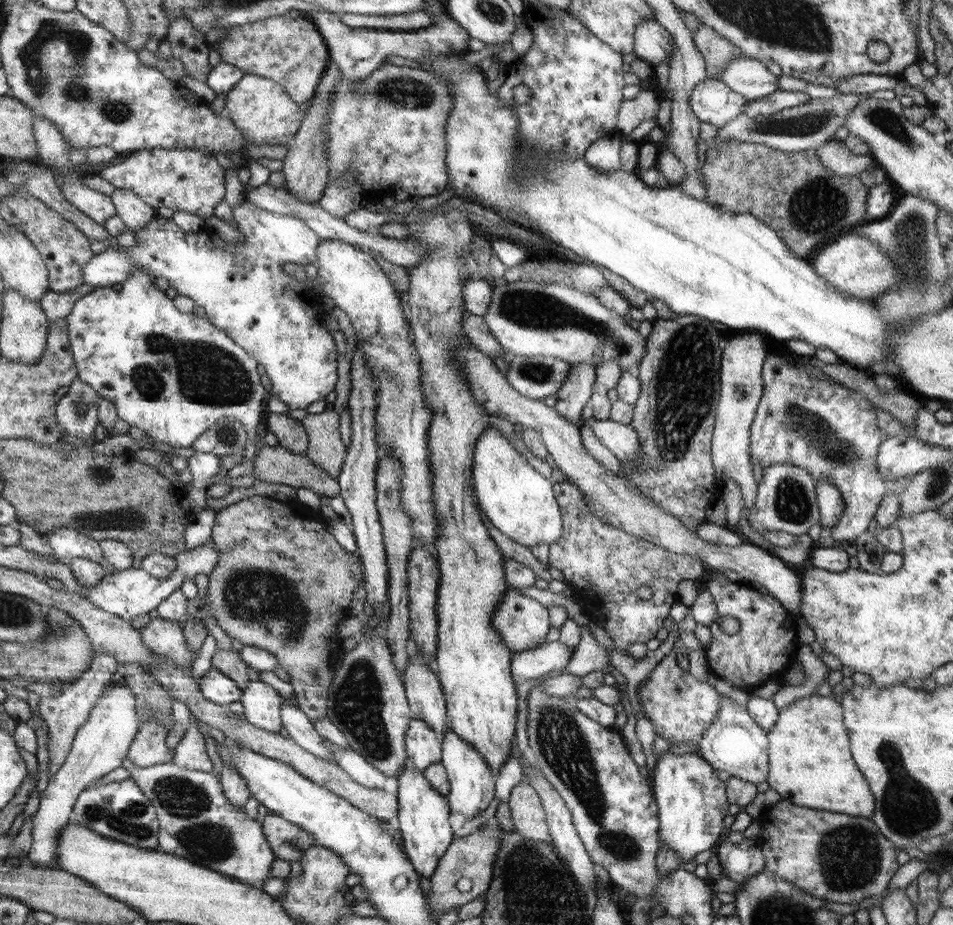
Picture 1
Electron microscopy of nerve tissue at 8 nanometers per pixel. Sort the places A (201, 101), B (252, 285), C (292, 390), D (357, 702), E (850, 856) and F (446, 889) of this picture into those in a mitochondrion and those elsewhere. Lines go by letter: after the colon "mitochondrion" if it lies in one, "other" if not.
A: other
B: other
C: other
D: mitochondrion
E: mitochondrion
F: mitochondrion

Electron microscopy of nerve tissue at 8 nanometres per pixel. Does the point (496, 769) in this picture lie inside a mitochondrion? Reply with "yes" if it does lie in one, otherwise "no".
no

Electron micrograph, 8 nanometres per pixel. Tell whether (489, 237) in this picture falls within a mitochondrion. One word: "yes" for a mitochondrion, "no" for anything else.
no

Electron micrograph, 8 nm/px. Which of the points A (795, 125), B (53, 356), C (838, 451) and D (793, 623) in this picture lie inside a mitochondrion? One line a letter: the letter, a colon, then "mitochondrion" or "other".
A: mitochondrion
B: other
C: mitochondrion
D: other

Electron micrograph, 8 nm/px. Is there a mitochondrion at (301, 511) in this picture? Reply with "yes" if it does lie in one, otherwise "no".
no

